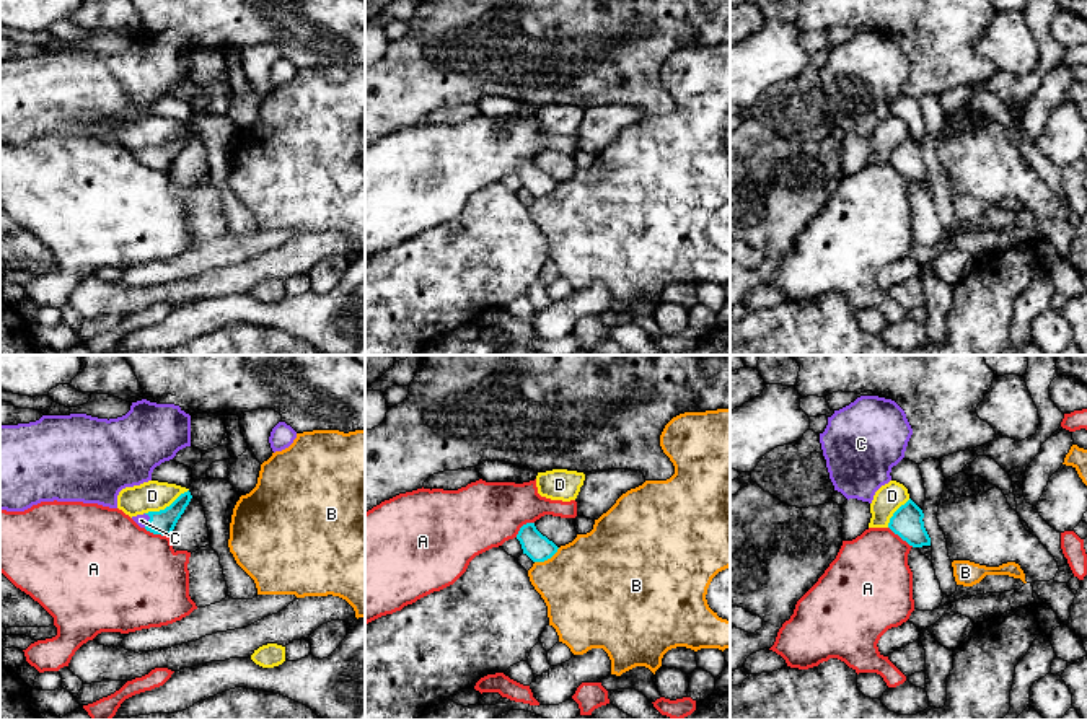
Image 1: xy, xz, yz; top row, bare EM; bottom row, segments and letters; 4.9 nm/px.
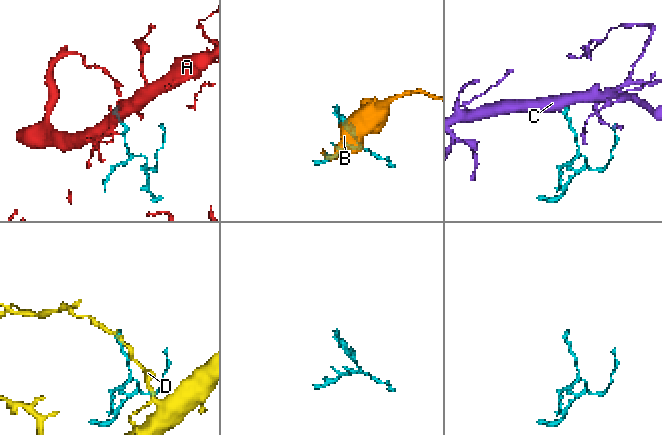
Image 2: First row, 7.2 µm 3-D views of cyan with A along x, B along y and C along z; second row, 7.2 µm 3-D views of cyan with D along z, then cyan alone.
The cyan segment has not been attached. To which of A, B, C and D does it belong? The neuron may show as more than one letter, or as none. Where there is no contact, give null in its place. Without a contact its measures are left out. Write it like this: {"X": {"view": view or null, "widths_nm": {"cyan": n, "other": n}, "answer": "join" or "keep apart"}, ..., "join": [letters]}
{"A": {"view": "xy", "widths_nm": {"cyan": 120, "other": 480}, "answer": "keep apart"}, "B": {"view": "xz", "widths_nm": {"cyan": 140, "other": 460}, "answer": "keep apart"}, "C": {"view": "xy", "widths_nm": {"cyan": 120, "other": 60}, "answer": "join"}, "D": {"view": "xy", "widths_nm": {"cyan": 120, "other": 150}, "answer": "keep apart"}, "join": ["C"]}

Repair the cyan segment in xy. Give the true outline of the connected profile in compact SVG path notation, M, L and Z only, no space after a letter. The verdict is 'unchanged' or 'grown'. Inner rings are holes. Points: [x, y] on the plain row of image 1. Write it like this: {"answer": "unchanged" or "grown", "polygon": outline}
{"answer": "grown", "polygon": "M191 127L181 129L169 142L160 147L148 147L143 150L132 151L132 155L147 166L161 171L171 171L178 155L189 140L192 130Z"}

